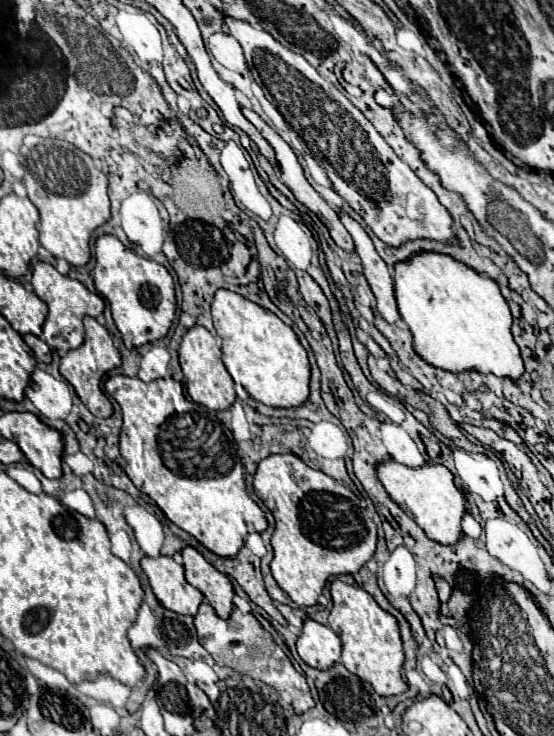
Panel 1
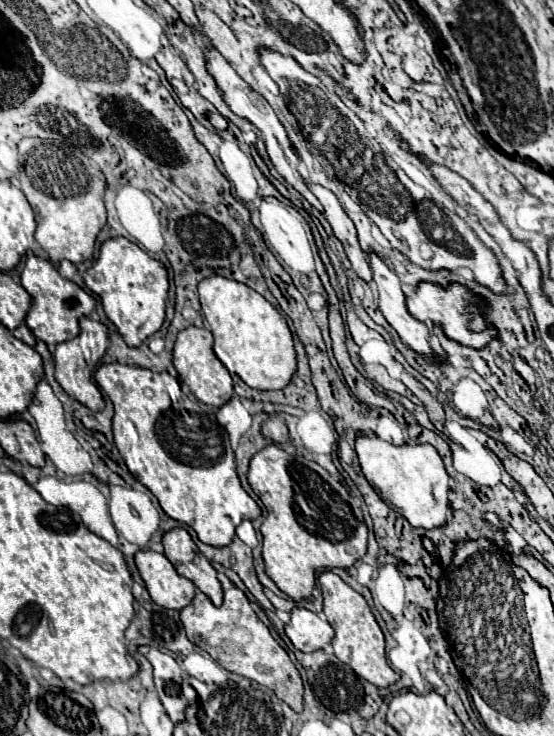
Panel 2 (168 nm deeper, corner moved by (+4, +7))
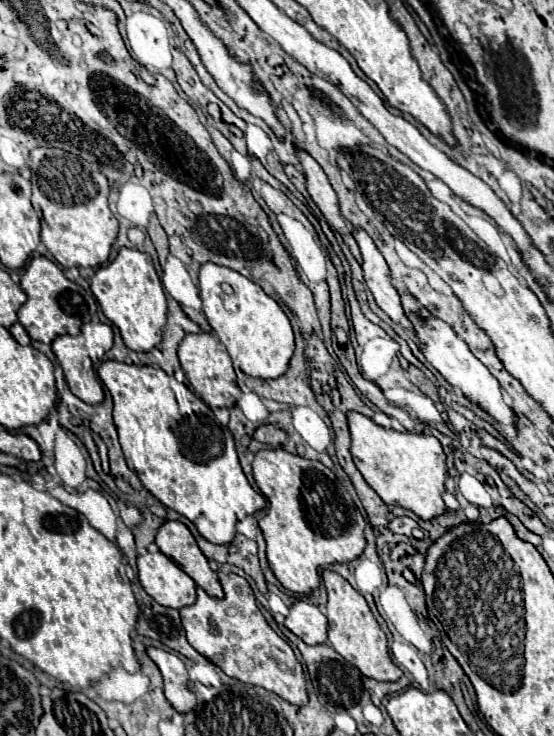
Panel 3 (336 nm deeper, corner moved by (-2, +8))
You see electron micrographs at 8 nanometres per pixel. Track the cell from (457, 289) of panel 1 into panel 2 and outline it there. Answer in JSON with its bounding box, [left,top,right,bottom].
[408,283,498,347]

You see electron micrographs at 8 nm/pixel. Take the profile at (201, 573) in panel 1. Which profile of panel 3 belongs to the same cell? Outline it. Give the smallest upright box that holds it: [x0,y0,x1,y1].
[156,522,224,598]

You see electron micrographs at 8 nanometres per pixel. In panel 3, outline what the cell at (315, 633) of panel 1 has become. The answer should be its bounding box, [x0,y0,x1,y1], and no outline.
[286,602,328,646]

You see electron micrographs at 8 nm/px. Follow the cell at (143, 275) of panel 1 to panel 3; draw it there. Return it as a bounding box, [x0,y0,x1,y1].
[90,248,166,352]

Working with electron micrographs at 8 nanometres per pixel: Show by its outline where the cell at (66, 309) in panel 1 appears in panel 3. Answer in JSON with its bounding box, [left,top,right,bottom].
[18,256,96,344]

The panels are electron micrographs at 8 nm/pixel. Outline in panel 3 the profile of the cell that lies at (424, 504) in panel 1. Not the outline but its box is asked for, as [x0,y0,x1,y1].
[348,412,448,520]

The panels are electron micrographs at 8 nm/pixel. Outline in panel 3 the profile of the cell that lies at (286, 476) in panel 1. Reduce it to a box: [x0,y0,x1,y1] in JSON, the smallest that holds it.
[252,448,366,594]

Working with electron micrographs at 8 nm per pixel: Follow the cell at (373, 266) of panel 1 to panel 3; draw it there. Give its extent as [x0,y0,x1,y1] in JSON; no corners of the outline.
[400,290,516,426]

